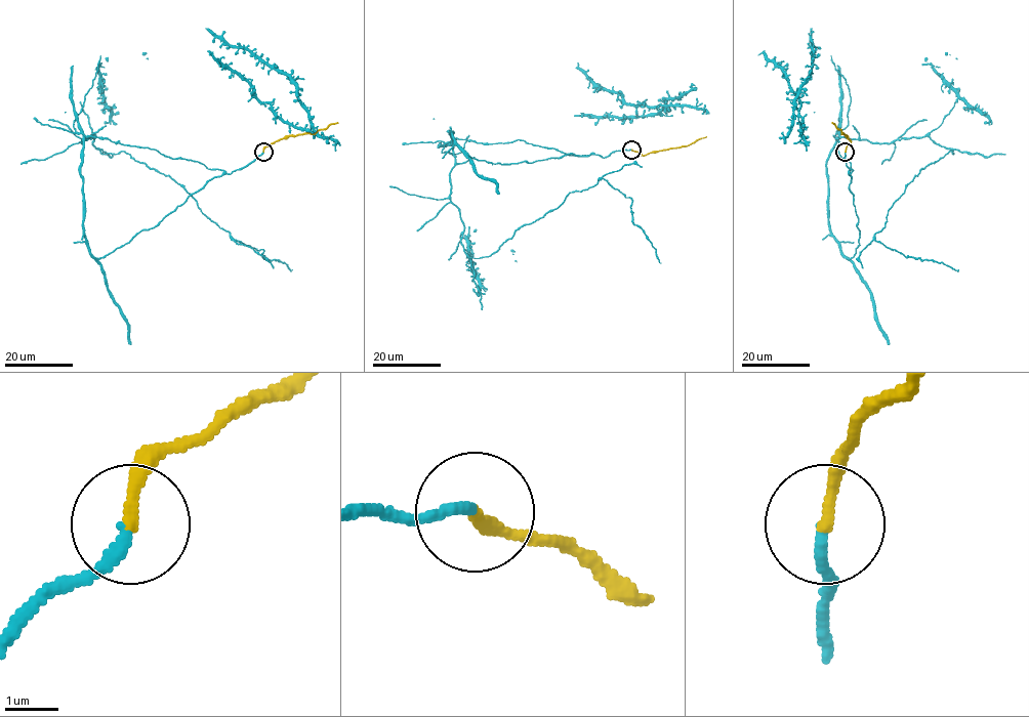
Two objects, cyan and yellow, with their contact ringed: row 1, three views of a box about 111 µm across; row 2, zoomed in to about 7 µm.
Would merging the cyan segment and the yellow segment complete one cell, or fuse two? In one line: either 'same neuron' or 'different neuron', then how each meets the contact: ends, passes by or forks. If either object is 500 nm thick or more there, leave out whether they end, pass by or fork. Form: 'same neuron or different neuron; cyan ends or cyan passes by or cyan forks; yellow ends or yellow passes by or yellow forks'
same neuron; cyan ends; yellow ends

